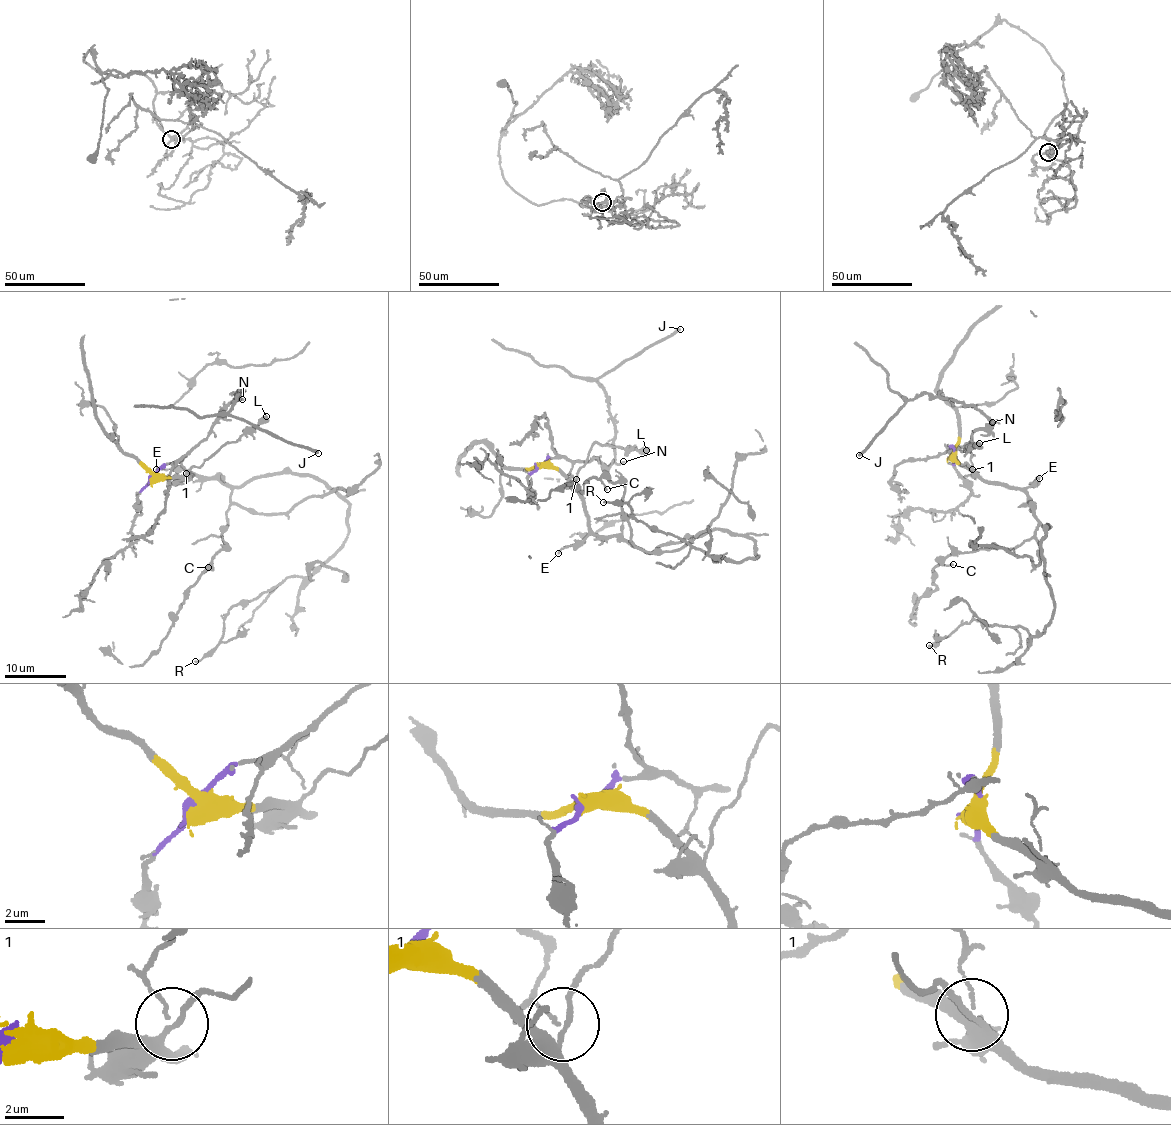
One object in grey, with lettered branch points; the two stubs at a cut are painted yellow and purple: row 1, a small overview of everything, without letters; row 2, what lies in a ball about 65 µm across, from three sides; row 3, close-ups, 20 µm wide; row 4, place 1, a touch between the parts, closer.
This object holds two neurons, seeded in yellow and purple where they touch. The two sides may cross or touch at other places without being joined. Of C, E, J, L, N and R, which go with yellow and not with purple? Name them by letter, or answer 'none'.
C, E, L, R

